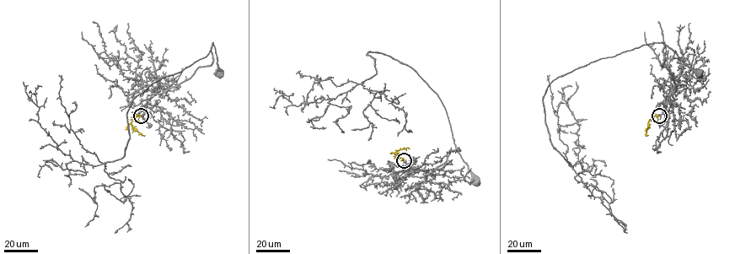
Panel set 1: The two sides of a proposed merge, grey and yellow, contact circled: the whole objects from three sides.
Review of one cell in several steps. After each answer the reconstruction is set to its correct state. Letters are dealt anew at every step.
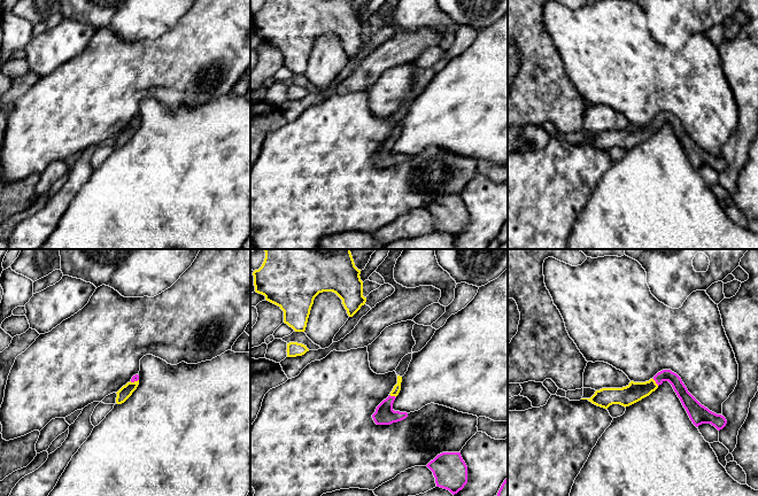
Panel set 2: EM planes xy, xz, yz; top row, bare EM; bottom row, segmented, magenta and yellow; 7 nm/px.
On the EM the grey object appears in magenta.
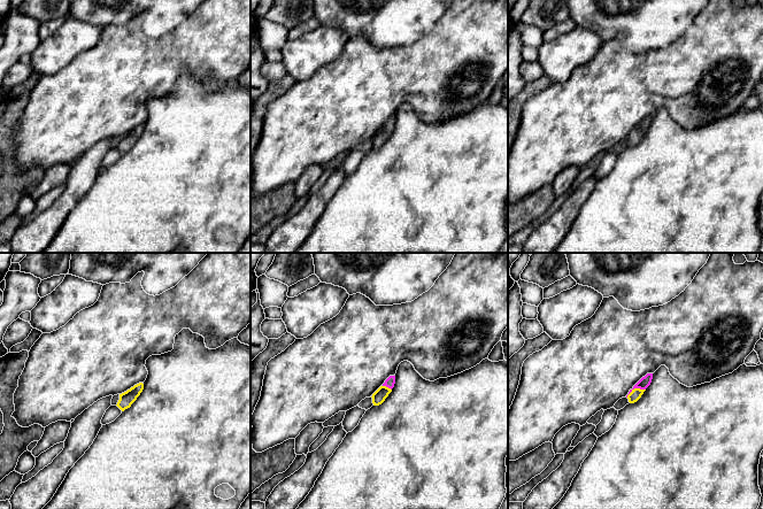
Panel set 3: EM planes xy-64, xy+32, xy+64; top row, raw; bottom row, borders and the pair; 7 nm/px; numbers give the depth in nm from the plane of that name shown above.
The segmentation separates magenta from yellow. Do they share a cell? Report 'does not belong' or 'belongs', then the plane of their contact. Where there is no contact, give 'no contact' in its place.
belongs; meets magenta in xz

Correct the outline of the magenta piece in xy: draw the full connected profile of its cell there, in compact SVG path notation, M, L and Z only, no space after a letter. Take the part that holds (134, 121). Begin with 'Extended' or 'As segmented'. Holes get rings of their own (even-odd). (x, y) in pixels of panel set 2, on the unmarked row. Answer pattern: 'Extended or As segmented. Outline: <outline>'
Extended. Outline: M136 117L132 119L130 125L127 125L116 135L117 137L116 146L117 147L124 146L137 132L138 127L139 127L139 118Z

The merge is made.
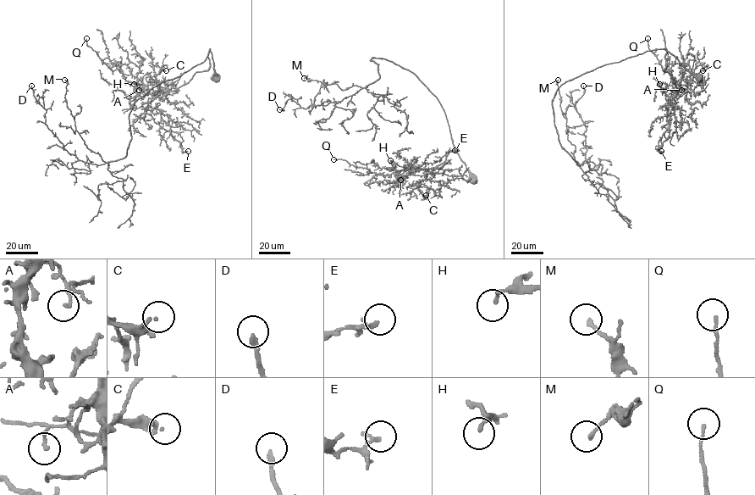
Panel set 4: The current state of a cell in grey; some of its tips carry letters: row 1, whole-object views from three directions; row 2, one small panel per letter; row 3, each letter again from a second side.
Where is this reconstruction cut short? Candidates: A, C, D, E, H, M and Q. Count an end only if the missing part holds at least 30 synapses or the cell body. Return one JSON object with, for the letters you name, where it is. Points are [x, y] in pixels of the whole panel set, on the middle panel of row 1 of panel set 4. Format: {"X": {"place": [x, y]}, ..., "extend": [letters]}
{"C": {"place": [426, 195]}, "D": {"place": [279, 109]}, "H": {"place": [390, 160]}, "extend": ["C", "D", "H"]}

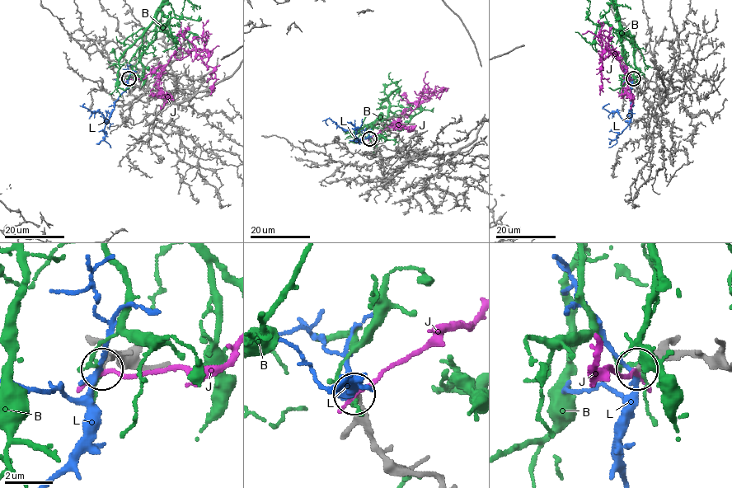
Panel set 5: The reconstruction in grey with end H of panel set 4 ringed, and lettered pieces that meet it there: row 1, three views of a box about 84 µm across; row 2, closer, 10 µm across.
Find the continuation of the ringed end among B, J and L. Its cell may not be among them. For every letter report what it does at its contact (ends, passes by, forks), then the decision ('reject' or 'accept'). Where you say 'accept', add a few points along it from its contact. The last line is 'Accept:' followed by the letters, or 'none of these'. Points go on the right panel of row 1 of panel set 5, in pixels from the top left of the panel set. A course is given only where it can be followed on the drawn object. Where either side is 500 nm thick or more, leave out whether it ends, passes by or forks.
B: it passes by; reject
J: it passes by; reject
L: it passes by; accept; course (632, 78), (631, 119), (623, 119), (617, 112), (609, 112), (602, 108), (609, 103)
Accept: L

